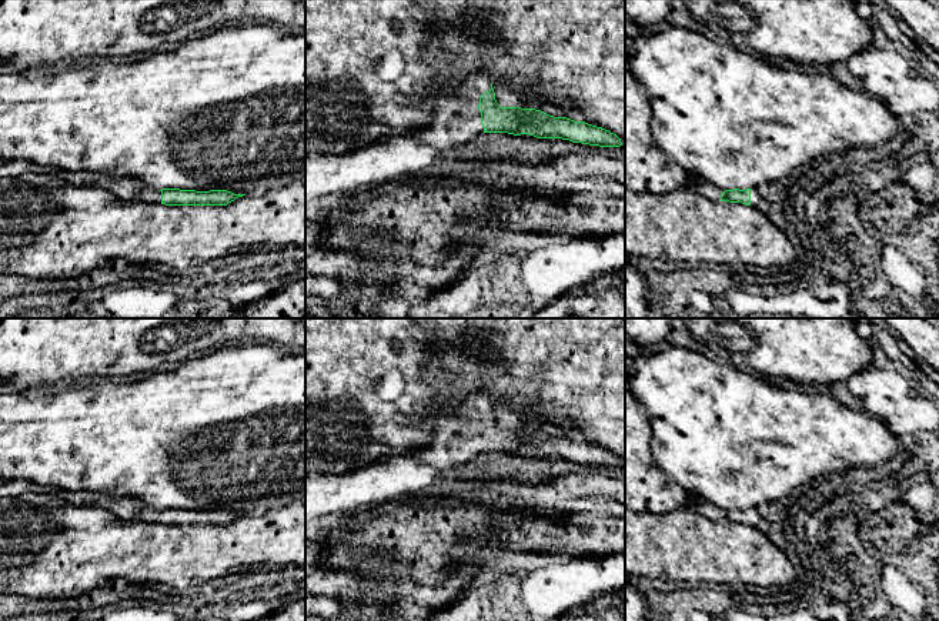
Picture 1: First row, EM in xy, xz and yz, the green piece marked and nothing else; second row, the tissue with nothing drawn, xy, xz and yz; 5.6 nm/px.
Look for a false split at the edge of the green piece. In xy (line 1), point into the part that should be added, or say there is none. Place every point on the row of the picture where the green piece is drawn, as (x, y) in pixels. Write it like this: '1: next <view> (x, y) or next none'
1: next xy (124, 189)

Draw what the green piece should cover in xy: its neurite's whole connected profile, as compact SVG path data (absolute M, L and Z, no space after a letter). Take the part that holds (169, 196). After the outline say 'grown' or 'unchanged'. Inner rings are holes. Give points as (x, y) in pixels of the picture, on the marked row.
M27 160L0 161L0 177L17 177L24 173L53 174L60 181L76 187L94 187L120 201L161 203L166 206L227 206L245 194L234 194L227 190L156 190L141 180L130 177L108 177L88 171L66 171L50 166L40 166Z | grown

